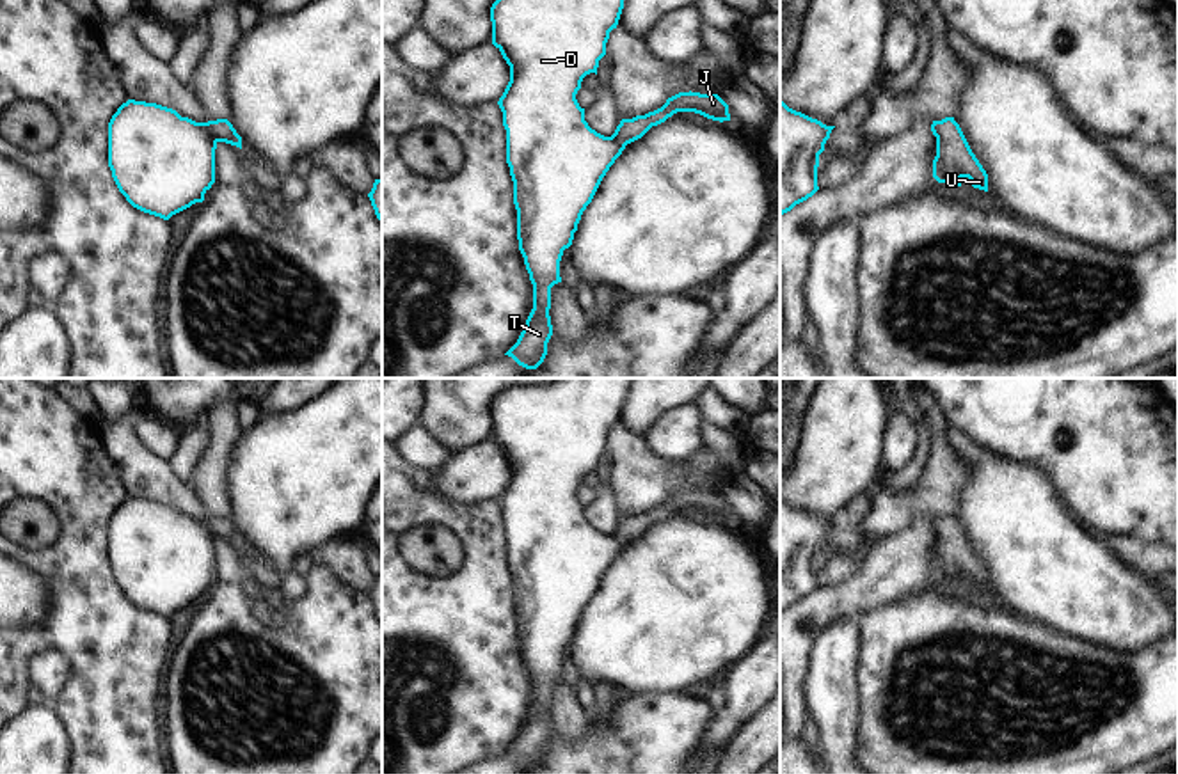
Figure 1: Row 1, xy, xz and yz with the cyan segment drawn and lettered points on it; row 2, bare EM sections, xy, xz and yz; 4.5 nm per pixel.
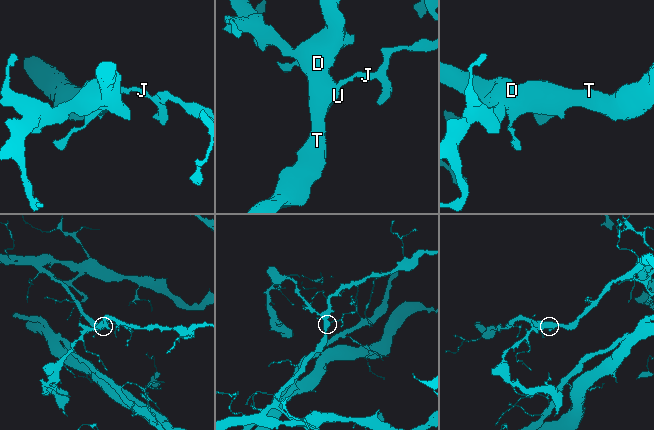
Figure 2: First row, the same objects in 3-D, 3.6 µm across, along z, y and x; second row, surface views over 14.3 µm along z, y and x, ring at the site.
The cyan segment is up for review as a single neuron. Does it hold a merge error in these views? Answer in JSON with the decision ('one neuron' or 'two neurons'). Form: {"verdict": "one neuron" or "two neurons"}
{"verdict": "one neuron"}

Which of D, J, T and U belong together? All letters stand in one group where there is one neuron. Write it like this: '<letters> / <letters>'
D J T U

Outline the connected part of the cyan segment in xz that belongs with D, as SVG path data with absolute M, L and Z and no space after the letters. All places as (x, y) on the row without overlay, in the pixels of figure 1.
M553 378L544 385L510 387L490 405L492 442L510 463L510 479L497 502L506 527L506 561L513 579L519 648L533 682L533 707L517 740L505 753L526 767L537 767L547 753L553 733L551 685L561 680L563 648L572 643L583 609L625 543L677 509L695 509L720 520L730 518L728 502L718 492L689 488L668 495L654 509L622 517L611 534L588 524L576 492L586 472L597 472L629 385L631 378Z

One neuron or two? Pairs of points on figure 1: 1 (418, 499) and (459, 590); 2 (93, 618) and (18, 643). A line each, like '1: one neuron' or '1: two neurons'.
1: one neuron
2: two neurons

